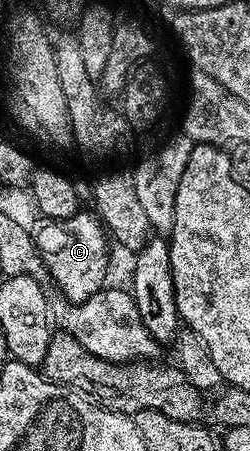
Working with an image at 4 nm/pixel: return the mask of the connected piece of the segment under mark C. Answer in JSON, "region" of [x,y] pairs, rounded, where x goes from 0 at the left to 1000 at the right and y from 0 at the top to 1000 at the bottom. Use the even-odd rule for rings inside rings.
{"region":[[[316,466],[264,488],[168,494],[164,508],[132,514],[132,534],[188,599],[196,619],[248,659],[284,674],[348,670],[376,652],[424,636],[420,610],[436,603],[436,541],[428,517],[392,481]]]}

